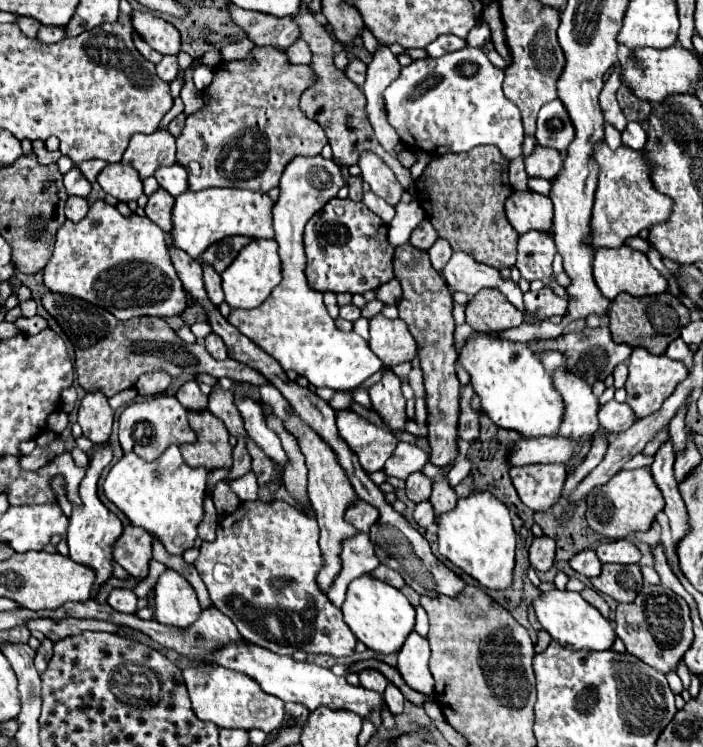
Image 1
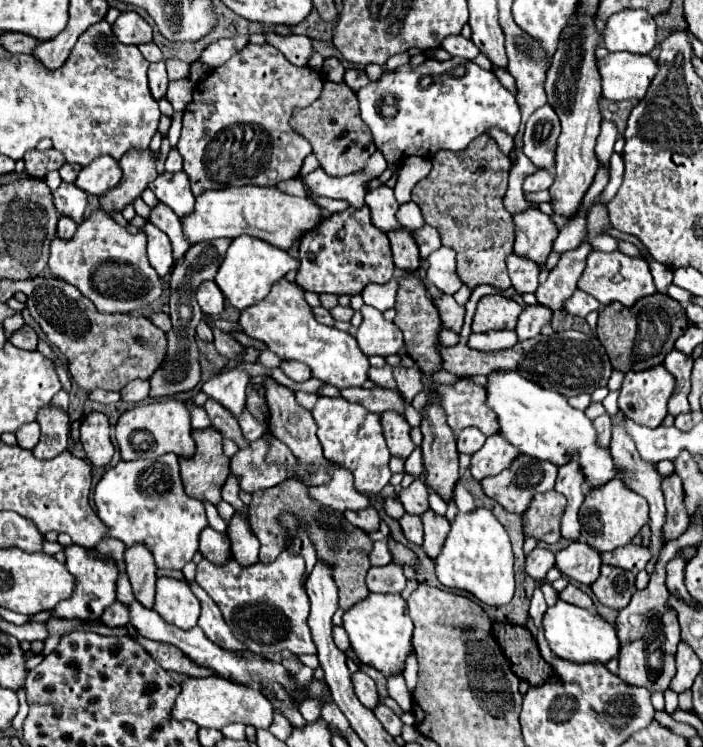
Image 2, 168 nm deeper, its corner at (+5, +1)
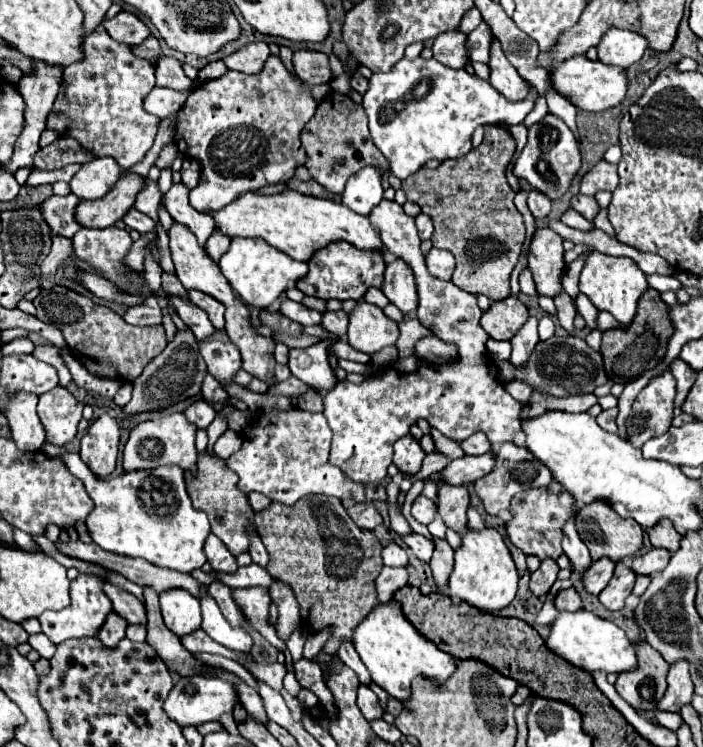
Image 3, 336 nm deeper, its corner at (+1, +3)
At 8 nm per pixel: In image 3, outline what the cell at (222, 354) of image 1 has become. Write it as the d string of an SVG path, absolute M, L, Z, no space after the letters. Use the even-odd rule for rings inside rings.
M171 298L171 304L175 306L175 310L181 316L181 320L195 332L195 336L199 340L205 340L205 338L209 338L209 336L215 334L215 326L207 318L205 310L197 308L195 304L185 304L179 298Z

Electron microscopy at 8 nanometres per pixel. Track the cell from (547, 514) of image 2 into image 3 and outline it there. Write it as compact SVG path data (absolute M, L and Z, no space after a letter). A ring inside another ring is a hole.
M553 480L547 487L529 488L511 500L513 518L507 522L507 534L511 542L525 554L535 554L541 560L547 556L557 558L563 552L561 550L563 522L577 512L572 495L559 482Z

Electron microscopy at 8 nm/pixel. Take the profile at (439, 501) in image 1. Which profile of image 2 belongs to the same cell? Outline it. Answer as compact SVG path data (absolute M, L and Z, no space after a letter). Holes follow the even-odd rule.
M427 510L421 516L421 522L423 522L423 528L425 528L423 550L431 560L435 560L435 556L439 556L439 552L443 548L443 540L447 538L449 522L447 522L445 516L437 516L433 510Z

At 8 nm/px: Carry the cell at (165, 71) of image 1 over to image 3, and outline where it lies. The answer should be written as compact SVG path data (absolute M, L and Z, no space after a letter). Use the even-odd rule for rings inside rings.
M195 79L191 90L185 92L175 92L171 88L161 88L161 86L155 86L149 96L145 98L145 110L159 116L159 118L165 118L169 116L171 112L179 112L181 106L185 104L189 94L191 94L200 85L199 81Z

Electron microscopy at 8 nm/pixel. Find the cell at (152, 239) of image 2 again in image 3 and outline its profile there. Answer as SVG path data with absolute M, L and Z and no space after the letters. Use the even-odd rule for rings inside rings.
M131 208L131 210L129 210L129 214L125 214L123 222L125 222L129 228L137 230L139 234L149 234L149 232L153 232L153 230L155 230L155 222L153 222L147 214L137 212L135 208Z

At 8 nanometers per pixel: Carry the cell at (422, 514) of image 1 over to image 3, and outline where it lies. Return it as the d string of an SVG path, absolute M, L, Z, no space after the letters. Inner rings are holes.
M411 532L411 534L405 534L403 536L403 542L413 550L413 554L423 560L423 562L429 562L431 554L433 554L433 542L417 532Z

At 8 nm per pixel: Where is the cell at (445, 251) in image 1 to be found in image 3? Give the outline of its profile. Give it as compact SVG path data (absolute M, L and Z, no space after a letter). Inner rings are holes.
M419 214L415 220L417 220L417 228L419 228L421 242L429 240L433 236L433 222L431 222L431 218L427 214Z

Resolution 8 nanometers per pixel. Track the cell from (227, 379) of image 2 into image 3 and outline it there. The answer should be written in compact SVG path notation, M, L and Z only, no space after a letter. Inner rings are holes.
M203 340L199 342L201 356L207 362L209 374L217 382L229 382L233 384L235 372L241 370L241 358L239 350L235 350L235 344L229 340Z

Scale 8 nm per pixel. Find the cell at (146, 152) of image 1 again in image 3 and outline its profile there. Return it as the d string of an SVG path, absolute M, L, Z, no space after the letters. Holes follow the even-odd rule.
M127 172L119 182L99 200L81 200L79 210L75 212L79 224L85 228L107 228L121 220L127 210L135 204L135 196L145 186L145 178Z

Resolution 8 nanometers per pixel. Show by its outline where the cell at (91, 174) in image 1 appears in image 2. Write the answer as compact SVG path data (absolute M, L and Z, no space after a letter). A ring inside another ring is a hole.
M63 164L59 168L59 176L63 182L73 182L77 178L79 170L81 170L81 166L77 166L77 164Z

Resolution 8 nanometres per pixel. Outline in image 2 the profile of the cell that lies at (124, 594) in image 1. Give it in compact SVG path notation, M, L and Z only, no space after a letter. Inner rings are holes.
M113 602L101 616L101 624L109 626L109 628L119 628L119 626L127 626L127 606L121 602Z

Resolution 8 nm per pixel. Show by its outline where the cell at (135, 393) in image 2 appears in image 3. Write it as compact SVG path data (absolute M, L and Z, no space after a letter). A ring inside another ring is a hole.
M123 384L123 386L119 388L119 394L115 394L113 402L115 402L117 406L125 406L125 404L131 400L131 394L133 394L133 384Z

